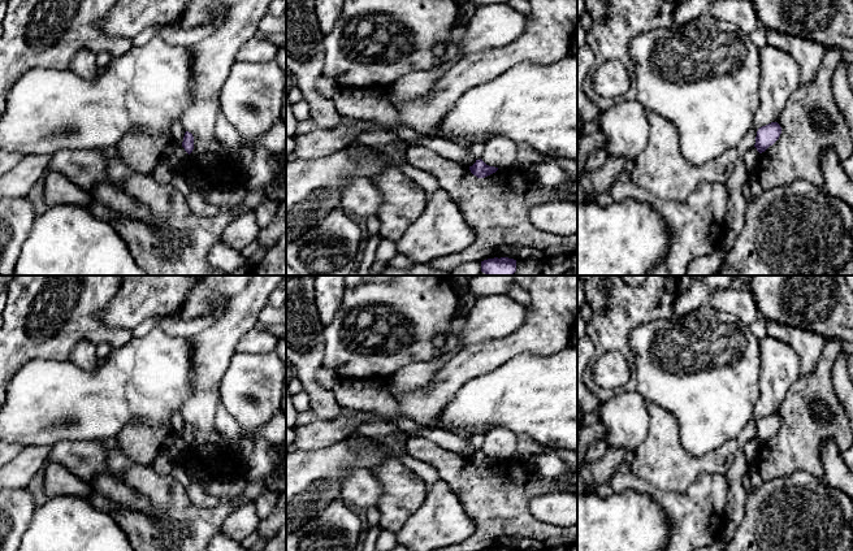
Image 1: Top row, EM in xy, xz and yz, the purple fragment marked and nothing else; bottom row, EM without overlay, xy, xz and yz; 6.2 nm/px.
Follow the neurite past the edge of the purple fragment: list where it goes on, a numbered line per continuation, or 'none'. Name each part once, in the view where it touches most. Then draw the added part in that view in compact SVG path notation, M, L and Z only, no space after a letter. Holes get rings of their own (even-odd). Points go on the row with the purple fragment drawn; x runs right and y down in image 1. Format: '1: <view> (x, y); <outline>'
none

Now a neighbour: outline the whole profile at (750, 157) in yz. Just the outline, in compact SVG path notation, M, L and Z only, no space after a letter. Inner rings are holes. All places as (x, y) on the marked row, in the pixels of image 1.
M755 147L750 148L749 151L744 153L742 159L748 172L755 172L759 155L761 153L757 151Z

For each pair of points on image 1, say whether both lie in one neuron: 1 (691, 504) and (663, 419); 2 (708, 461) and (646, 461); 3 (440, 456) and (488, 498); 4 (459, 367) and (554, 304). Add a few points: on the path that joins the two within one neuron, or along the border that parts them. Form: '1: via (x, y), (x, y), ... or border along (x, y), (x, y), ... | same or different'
1: border along (713, 474), (700, 474), (682, 493), (656, 486) | different
2: via (692, 463), (662, 461) | same
3: via (451, 468), (476, 489) | same
4: via (483, 356), (501, 351), (518, 342), (532, 328) | same

